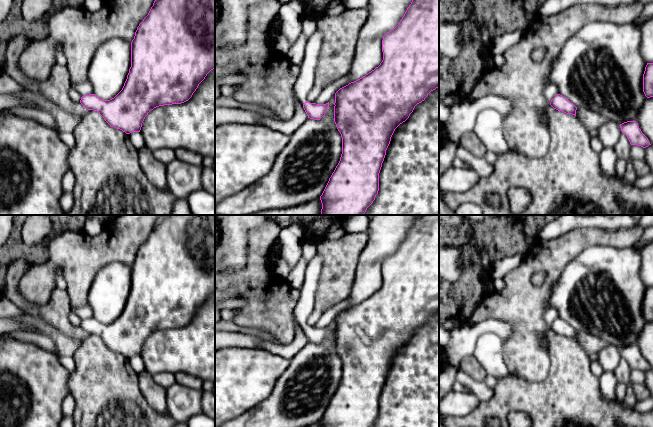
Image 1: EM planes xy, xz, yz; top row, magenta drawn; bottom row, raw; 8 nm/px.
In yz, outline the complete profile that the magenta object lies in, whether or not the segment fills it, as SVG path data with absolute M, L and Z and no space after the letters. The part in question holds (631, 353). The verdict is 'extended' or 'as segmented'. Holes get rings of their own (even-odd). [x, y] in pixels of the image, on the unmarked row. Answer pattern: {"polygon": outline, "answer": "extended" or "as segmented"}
{"polygon": "M627 345L620 348L623 358L625 358L631 369L638 369L643 372L648 371L650 368L648 362L642 357L636 345Z", "answer": "as segmented"}

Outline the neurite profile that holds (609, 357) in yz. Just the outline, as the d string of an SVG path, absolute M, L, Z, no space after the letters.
M607 345L597 354L597 361L600 363L603 371L614 372L622 358L620 348L614 345Z

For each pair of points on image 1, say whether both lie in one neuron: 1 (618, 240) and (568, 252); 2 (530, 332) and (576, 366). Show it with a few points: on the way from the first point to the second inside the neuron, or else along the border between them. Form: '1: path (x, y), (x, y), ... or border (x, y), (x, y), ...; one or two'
1: path (606, 238), (582, 238), (580, 240); one
2: border (549, 329), (542, 336), (542, 344), (550, 362); two

